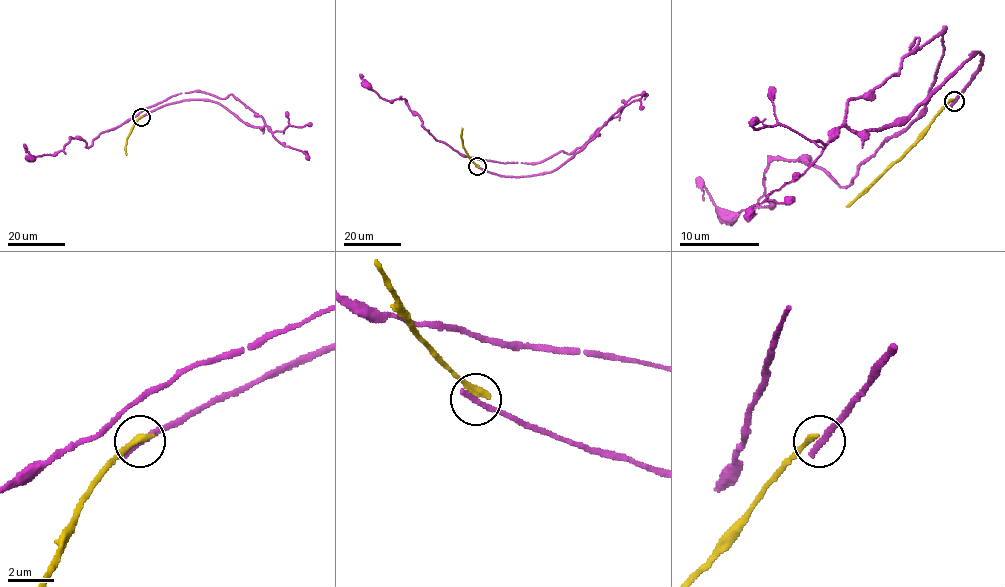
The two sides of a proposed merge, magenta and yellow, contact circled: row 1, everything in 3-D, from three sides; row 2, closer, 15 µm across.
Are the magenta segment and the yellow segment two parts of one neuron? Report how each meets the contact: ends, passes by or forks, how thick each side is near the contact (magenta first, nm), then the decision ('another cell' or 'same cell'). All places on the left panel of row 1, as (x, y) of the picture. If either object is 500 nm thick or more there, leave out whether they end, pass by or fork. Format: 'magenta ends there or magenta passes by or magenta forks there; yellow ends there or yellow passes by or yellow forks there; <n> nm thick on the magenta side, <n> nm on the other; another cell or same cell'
magenta ends there; yellow ends there; 280 nm thick on the magenta side, 340 nm on the other; another cell

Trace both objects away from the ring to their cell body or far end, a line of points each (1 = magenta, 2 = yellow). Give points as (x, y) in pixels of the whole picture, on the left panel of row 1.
1: (141, 116), (207, 100), (264, 125), (232, 95), (181, 93), (89, 147), (70, 138), (32, 156), (24, 144)
2: (141, 116), (127, 138), (126, 154)

